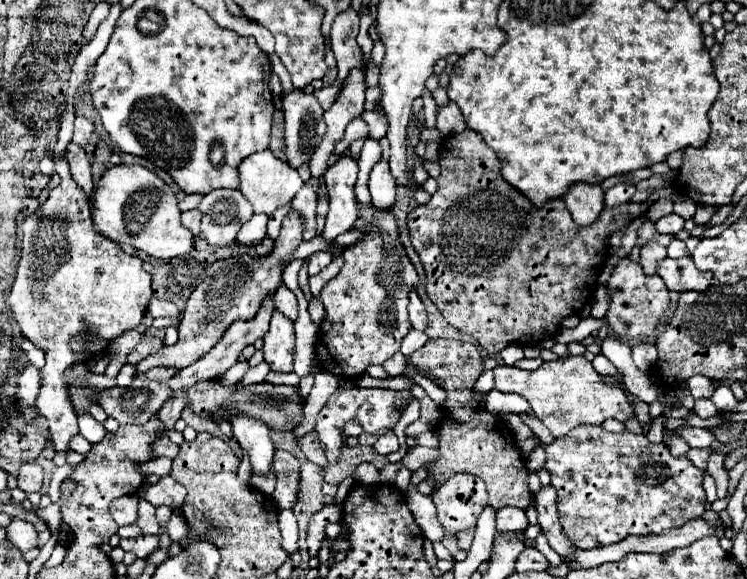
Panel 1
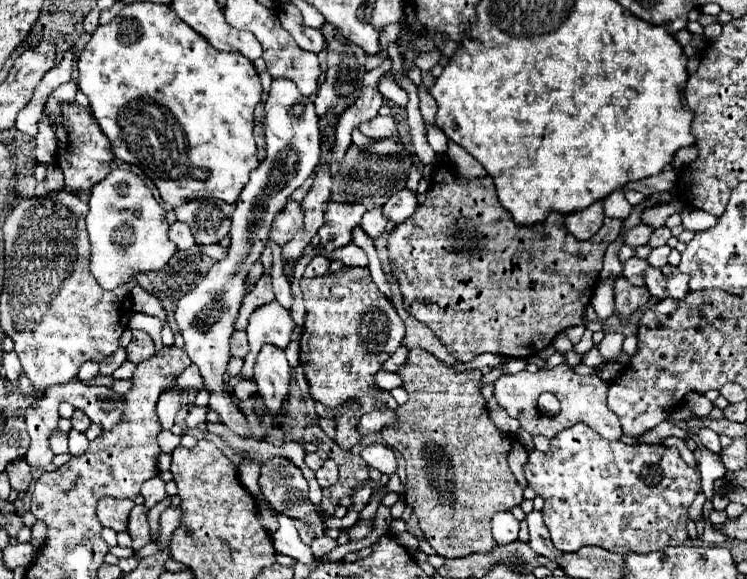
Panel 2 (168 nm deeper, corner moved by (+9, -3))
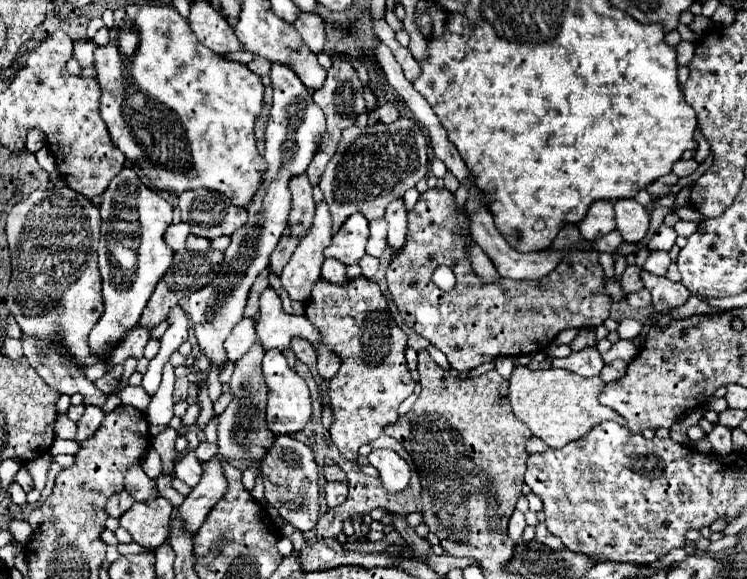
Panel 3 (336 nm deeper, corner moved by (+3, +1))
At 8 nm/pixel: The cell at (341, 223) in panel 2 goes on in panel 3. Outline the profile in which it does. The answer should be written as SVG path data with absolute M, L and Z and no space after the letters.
M353 214L331 238L331 244L325 248L327 258L337 258L343 264L355 264L365 254L365 244L369 238L369 226L363 214Z

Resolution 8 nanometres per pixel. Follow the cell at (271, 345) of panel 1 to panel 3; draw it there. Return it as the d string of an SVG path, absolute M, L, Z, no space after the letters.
M267 350L263 356L263 376L265 384L269 388L267 394L267 428L273 434L295 434L303 430L311 416L311 398L307 382L291 368L287 366L287 358L279 350Z

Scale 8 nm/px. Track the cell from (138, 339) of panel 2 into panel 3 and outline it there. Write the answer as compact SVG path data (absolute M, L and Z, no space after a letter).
M161 280L161 282L157 284L157 288L153 290L153 294L151 294L151 298L149 298L149 302L147 302L145 310L143 310L143 316L141 316L141 320L139 320L139 326L141 326L141 328L147 328L147 330L151 332L157 324L161 324L161 322L167 318L169 310L171 310L175 304L177 304L175 294L169 290L167 282Z

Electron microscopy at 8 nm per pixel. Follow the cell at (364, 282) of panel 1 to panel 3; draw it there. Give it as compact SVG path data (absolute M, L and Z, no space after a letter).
M365 276L351 278L343 286L319 278L311 290L305 314L319 330L321 342L339 356L341 366L329 382L333 410L329 432L339 452L355 462L359 446L373 442L385 426L395 424L399 404L413 394L415 382L405 364L407 334L393 320L379 284Z

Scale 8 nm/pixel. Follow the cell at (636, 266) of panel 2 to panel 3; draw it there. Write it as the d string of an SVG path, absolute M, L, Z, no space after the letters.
M635 264L627 266L627 270L625 270L625 272L623 272L623 276L621 276L621 284L623 284L623 292L625 292L625 296L627 296L627 294L631 294L631 292L641 290L641 288L643 288L641 268L639 268L639 266L635 266Z

